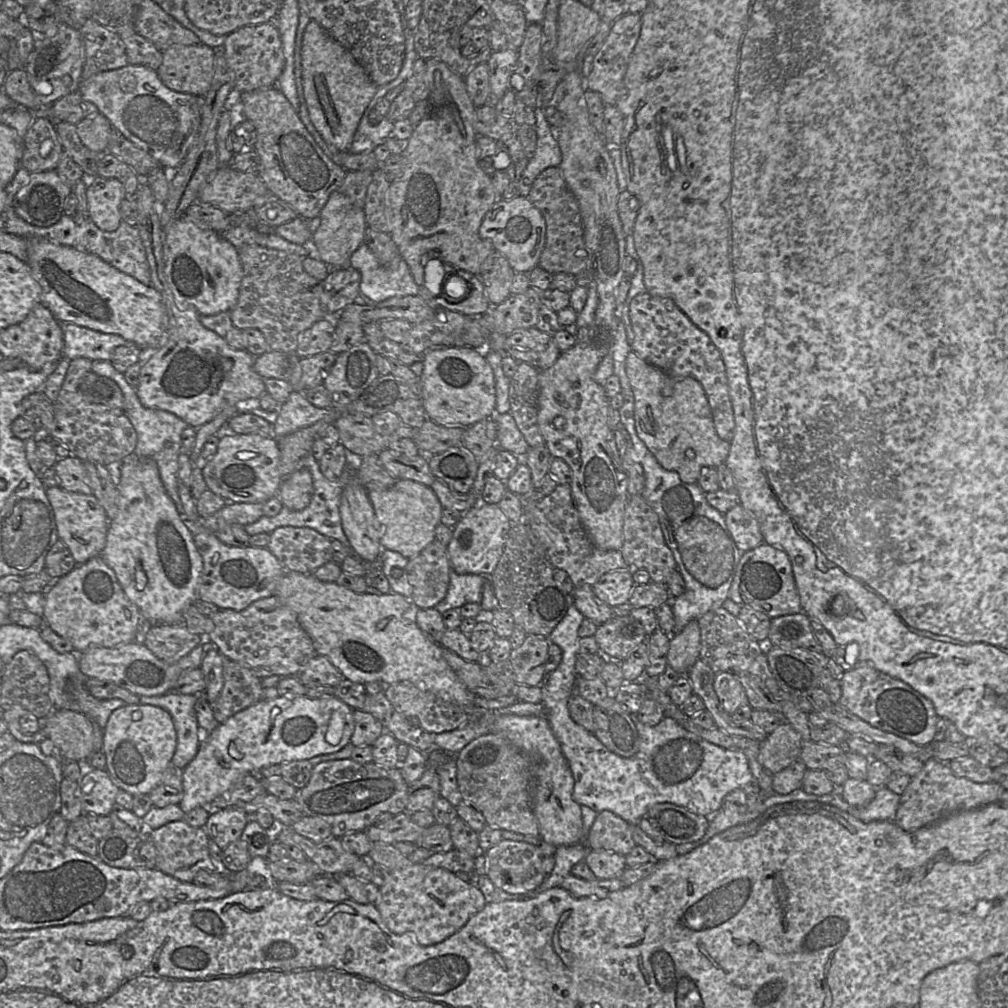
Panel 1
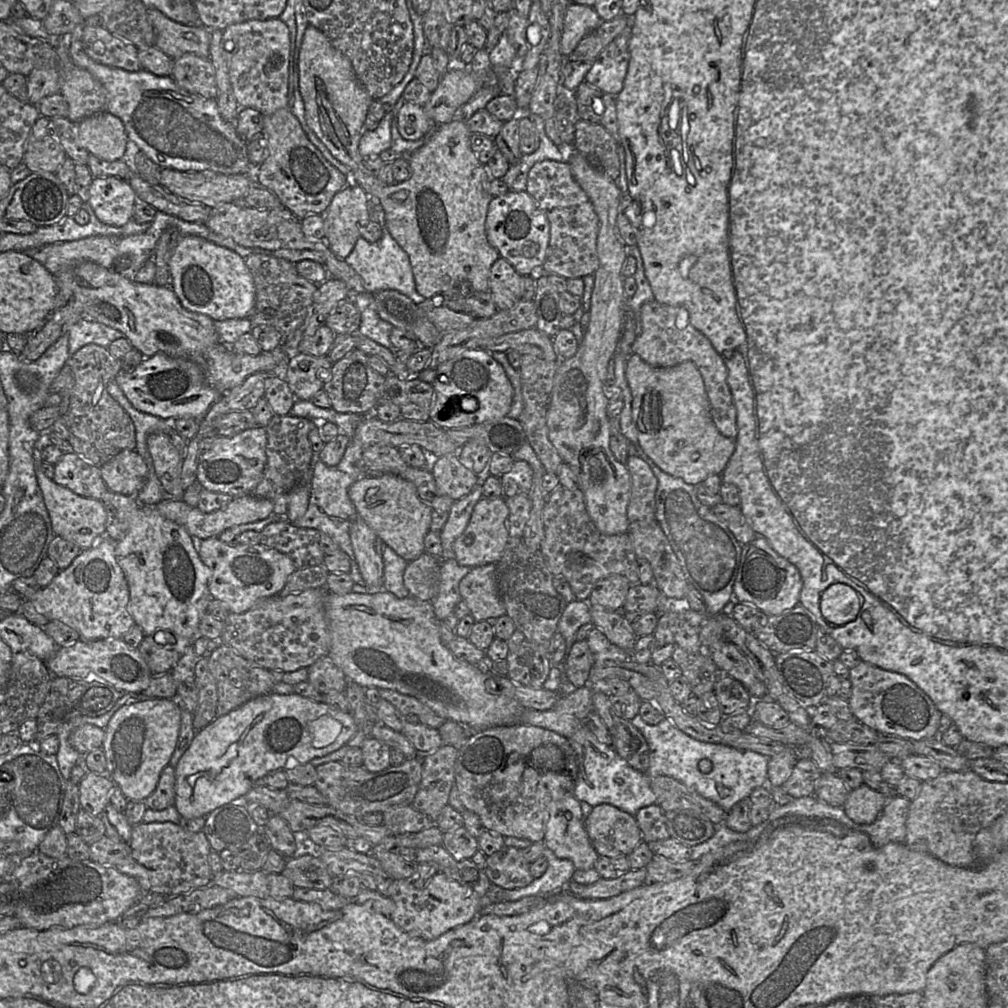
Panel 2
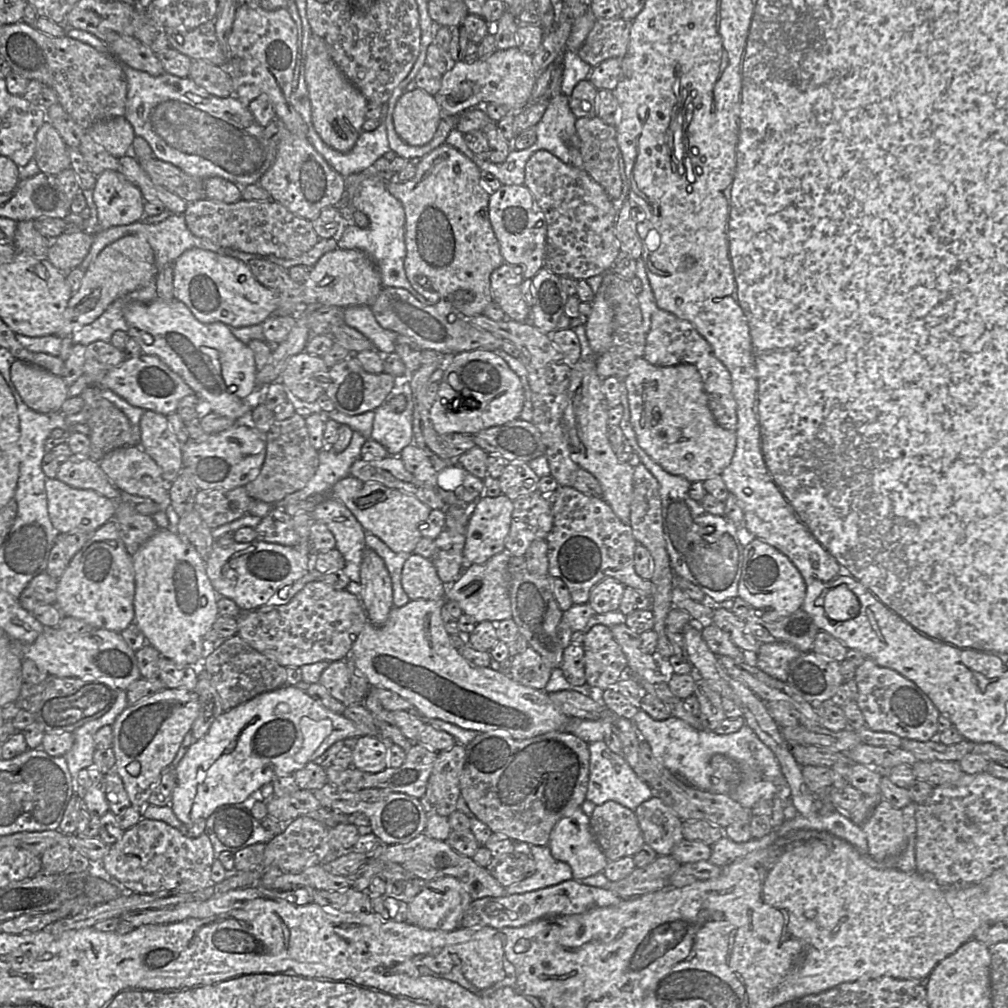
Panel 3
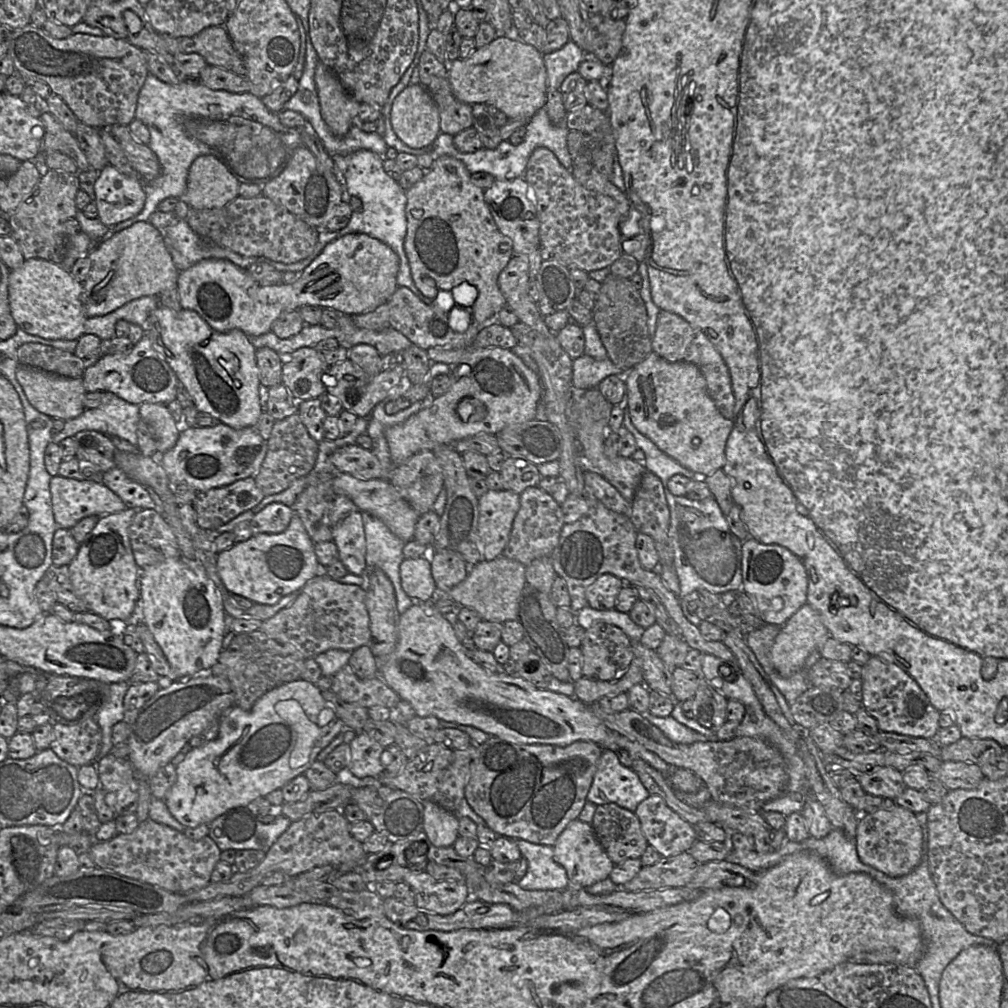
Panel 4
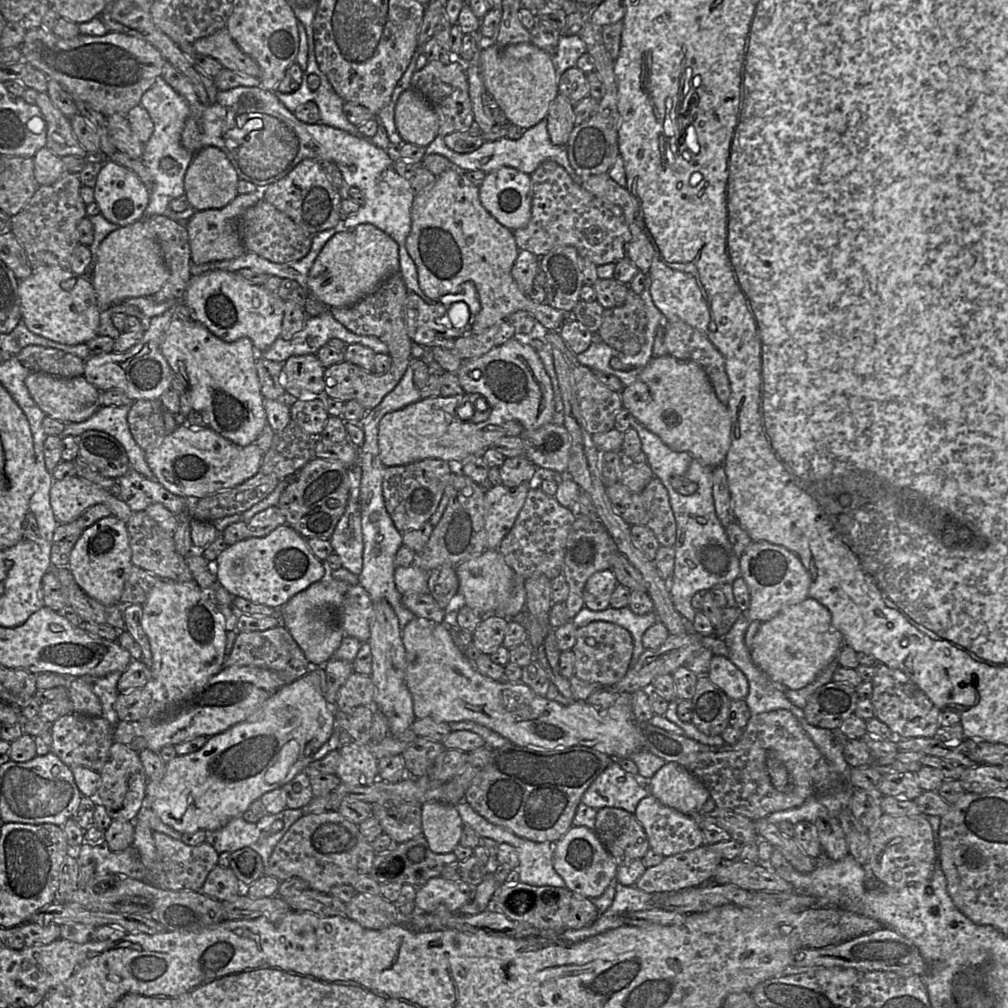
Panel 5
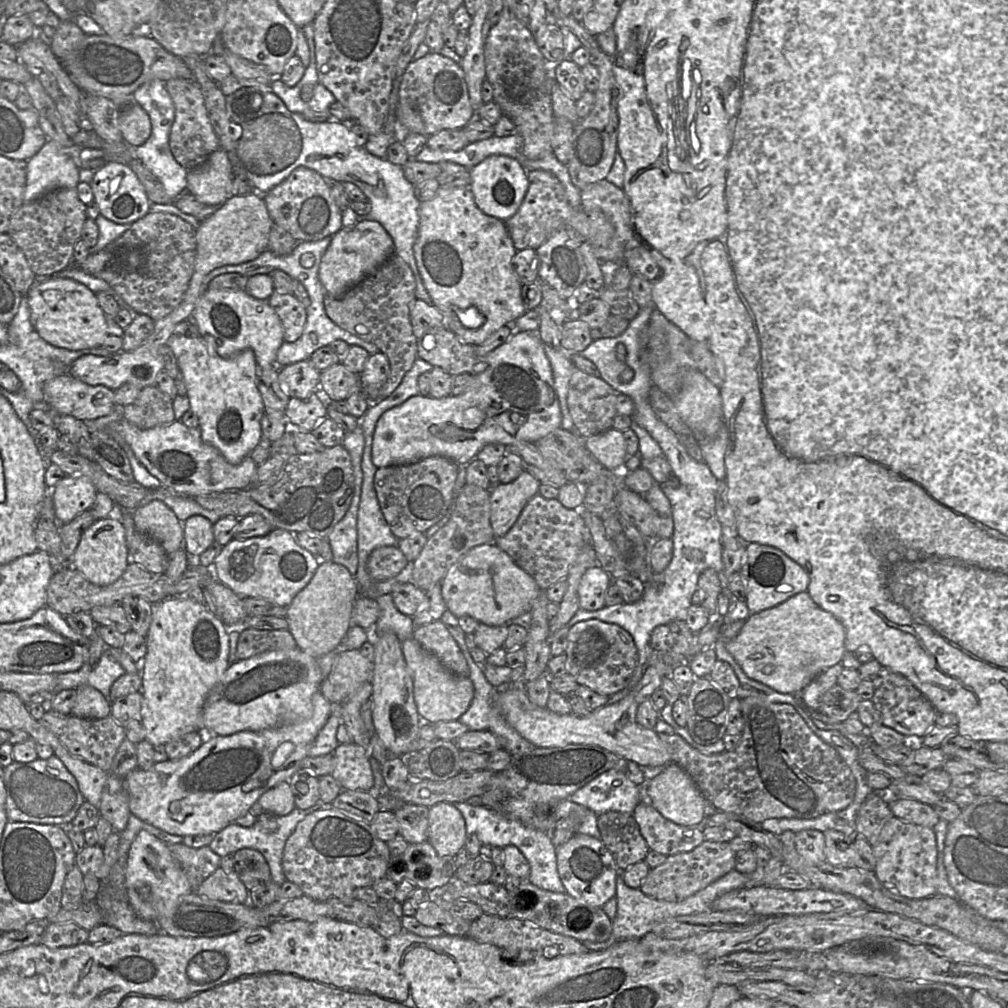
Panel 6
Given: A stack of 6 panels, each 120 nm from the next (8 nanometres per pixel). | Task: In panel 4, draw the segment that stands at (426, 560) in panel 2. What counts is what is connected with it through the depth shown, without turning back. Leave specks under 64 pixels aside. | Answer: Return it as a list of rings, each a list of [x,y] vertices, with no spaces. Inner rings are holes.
[[[424,557],[404,559],[400,565],[403,591],[413,602],[434,600],[437,587],[431,572],[431,562]]]

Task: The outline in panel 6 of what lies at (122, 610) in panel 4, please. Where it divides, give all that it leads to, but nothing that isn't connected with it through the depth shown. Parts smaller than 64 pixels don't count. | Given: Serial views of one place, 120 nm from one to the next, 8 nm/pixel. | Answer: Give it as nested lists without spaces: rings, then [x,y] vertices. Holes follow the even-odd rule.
[[[117,515],[98,519],[86,529],[70,559],[71,567],[97,586],[114,583],[122,576],[128,564],[129,551],[126,546],[125,528]]]

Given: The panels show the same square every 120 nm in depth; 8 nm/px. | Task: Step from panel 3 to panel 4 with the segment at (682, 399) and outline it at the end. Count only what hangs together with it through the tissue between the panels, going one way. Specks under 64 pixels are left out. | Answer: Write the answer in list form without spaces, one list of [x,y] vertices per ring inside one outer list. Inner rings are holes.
[[[651,352],[624,376],[627,407],[635,428],[650,439],[662,452],[699,477],[707,477],[726,463],[726,446],[732,432],[733,420],[725,418],[708,393],[700,369],[690,362],[668,362]]]

